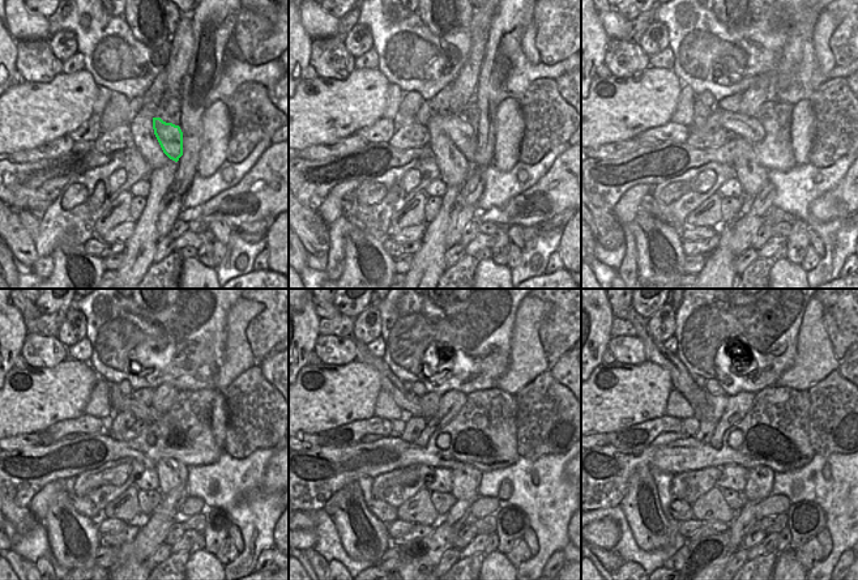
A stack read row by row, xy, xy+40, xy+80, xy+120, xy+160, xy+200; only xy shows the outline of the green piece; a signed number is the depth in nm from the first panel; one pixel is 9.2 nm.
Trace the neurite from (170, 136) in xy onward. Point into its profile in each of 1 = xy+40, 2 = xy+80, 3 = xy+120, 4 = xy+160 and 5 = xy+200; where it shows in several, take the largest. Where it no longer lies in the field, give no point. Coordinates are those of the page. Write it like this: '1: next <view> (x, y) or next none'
1: next xy+40 (462, 135)
2: next xy+80 (737, 124)
3: next xy+120 (140, 410)
4: next xy+160 (414, 405)
5: next xy+200 (707, 406)

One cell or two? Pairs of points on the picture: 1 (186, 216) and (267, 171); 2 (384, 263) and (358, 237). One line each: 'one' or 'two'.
1: one
2: one

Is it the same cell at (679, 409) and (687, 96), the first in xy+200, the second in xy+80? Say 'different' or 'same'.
same

